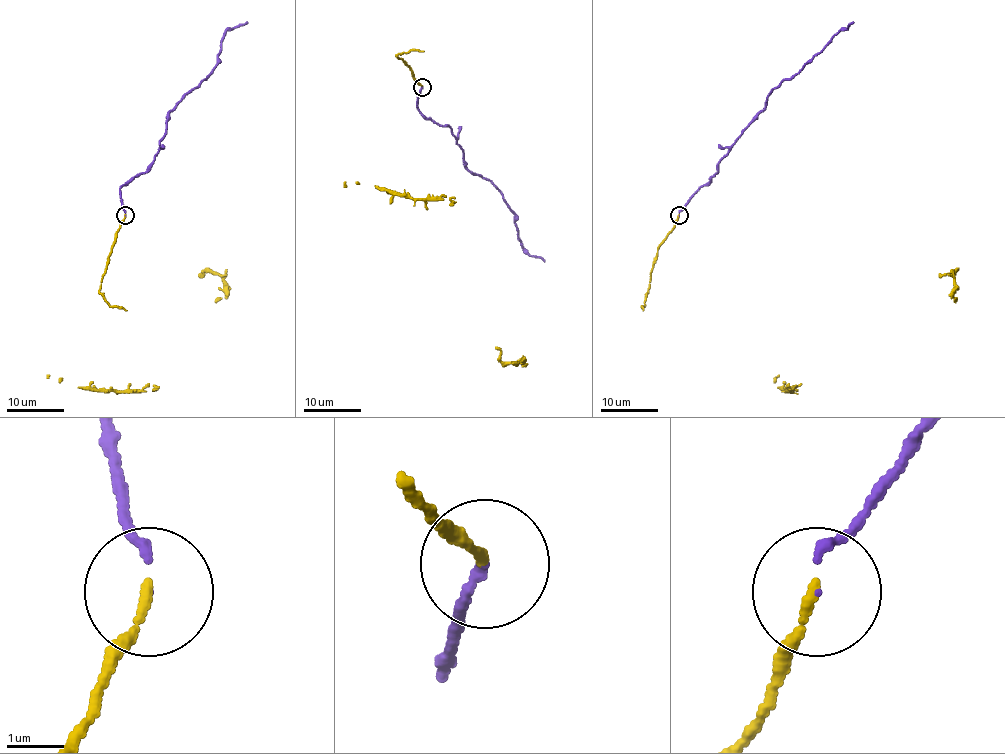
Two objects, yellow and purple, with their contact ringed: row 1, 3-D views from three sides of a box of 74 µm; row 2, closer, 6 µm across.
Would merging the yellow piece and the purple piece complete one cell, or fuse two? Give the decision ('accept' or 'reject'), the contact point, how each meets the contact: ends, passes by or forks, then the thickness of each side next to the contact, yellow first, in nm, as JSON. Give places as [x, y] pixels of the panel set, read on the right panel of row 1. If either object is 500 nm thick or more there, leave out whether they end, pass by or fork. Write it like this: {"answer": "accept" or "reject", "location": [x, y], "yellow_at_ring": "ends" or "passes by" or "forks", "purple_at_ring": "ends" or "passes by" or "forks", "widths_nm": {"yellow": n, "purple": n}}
{"answer": "accept", "location": [679, 215], "yellow_at_ring": "ends", "purple_at_ring": "ends", "widths_nm": {"yellow": 160, "purple": 110}}

